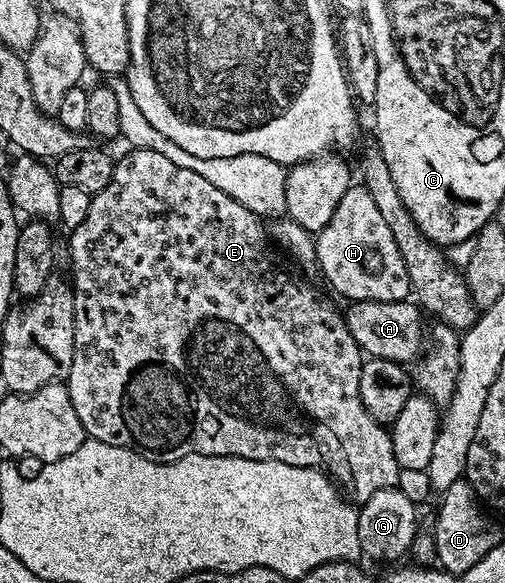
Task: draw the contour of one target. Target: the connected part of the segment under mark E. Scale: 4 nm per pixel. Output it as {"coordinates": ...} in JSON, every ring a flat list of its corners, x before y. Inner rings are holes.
{"coordinates":[[131,148,127,152,122,158,119,156,114,162,112,183,108,187,104,187,104,191,91,196,88,216,84,219,84,223,80,223,80,227,71,229,68,233,68,236,70,236,70,269,74,272,74,281,72,280,74,291,74,354,72,355,72,367,64,378,64,384,72,399,72,405,76,407,76,415,80,415,80,423,84,427,87,438,91,441,108,443,112,447,124,447,138,453,144,459,163,463,179,461,188,455,208,455,209,457,239,457,249,461,279,461,280,463,288,463,305,469,317,469,329,474,340,486,341,492,354,503,372,499,372,495,376,495,376,491,395,488,398,484,399,468,392,447,390,429,376,423,376,419,372,419,372,415,368,415,368,411,364,411,364,403,360,403,360,371,362,370,364,354,356,343,356,339,352,339,343,314,341,312,333,313,330,310,329,303,308,282,293,277,284,266,278,265,278,257,274,254,275,246,268,236,267,226,266,229,262,226,264,221,261,216,249,210,248,207,242,206,231,195,220,191,215,184,208,183,203,175,198,175,195,171,190,171,185,167,176,167,175,163,172,163,167,156,162,155,159,151]]}

